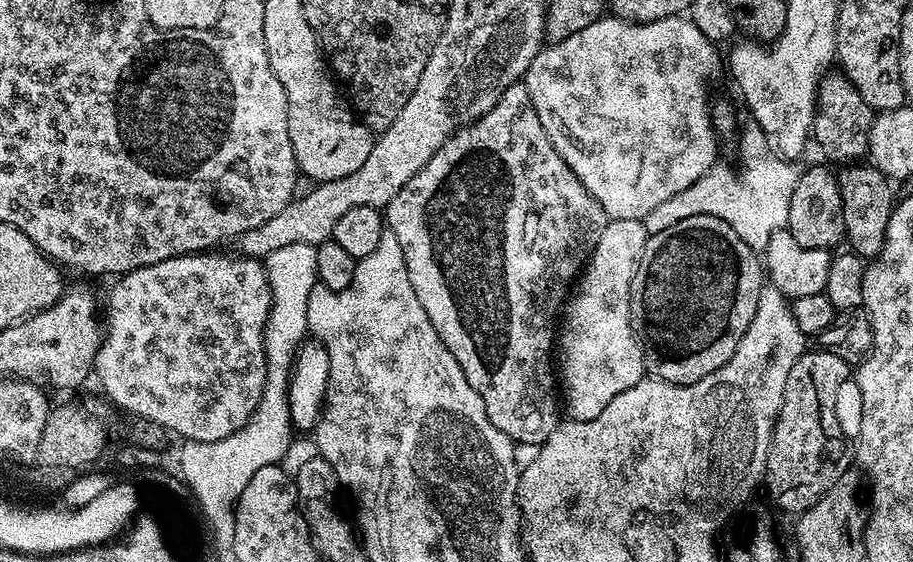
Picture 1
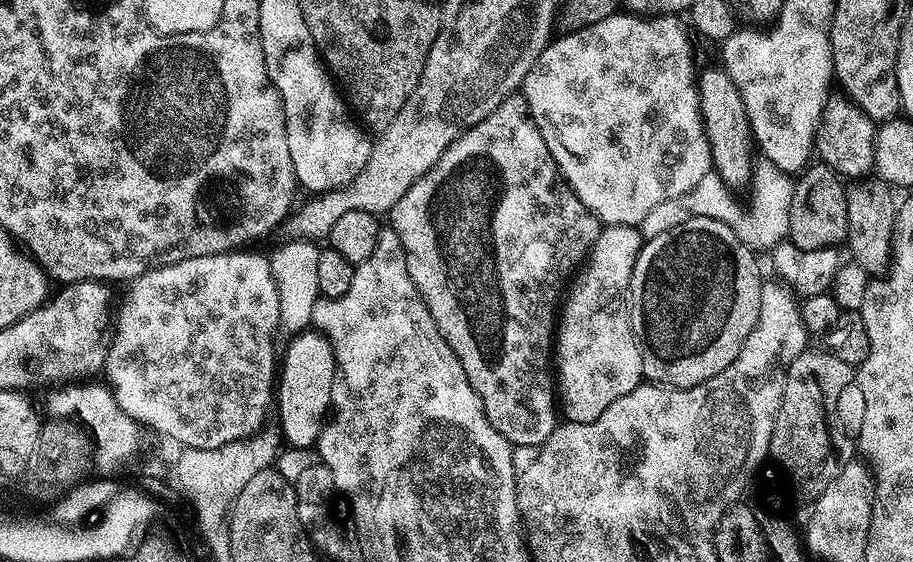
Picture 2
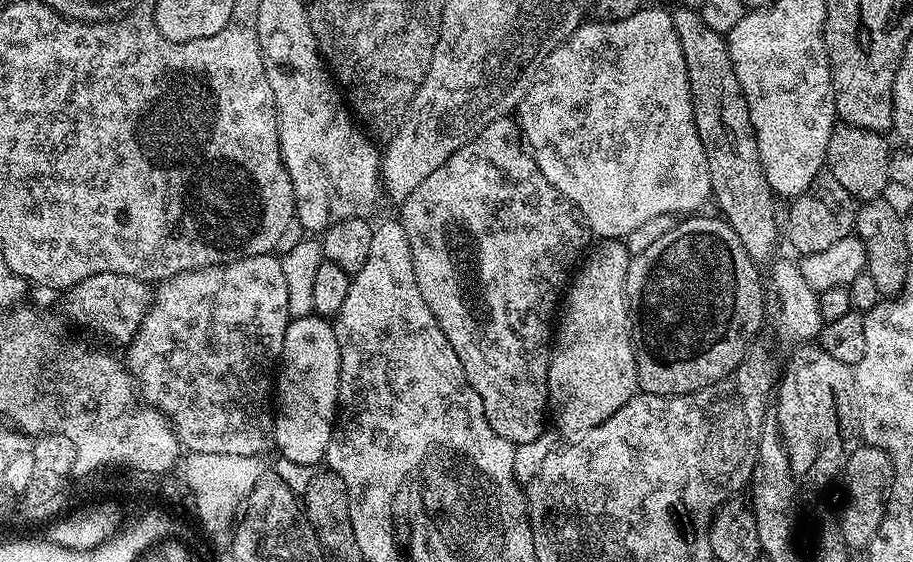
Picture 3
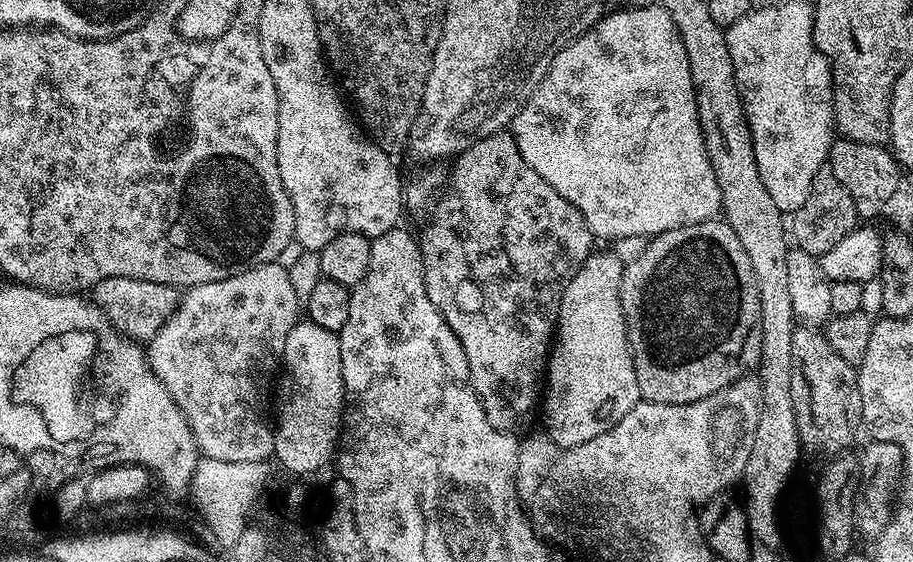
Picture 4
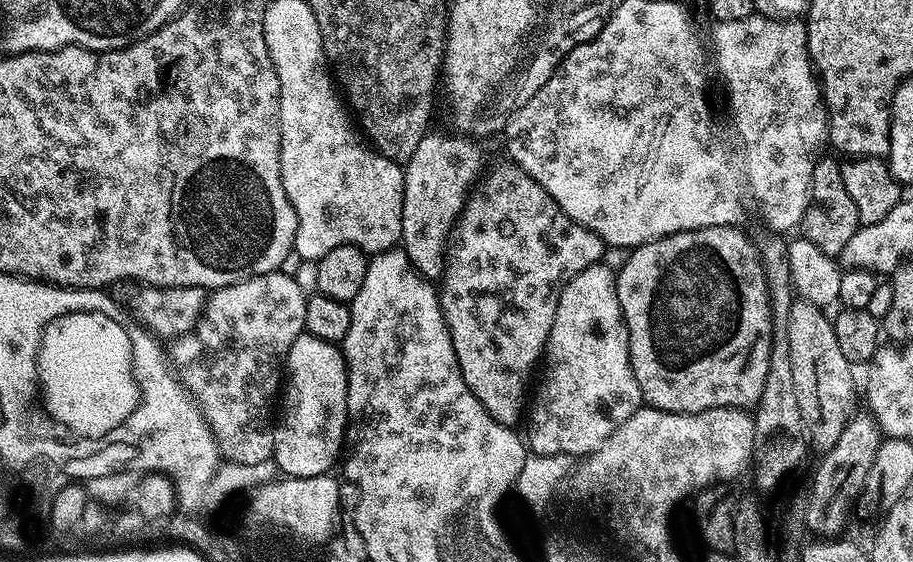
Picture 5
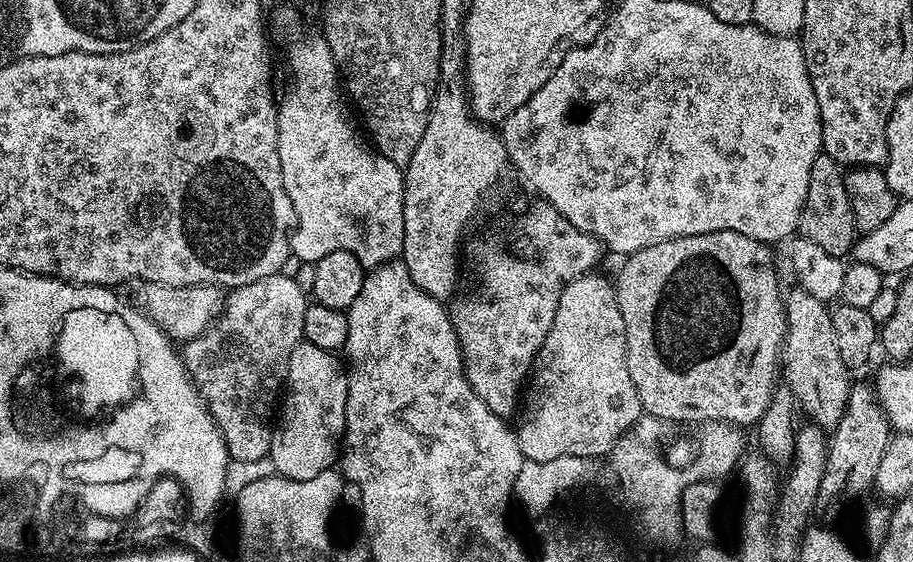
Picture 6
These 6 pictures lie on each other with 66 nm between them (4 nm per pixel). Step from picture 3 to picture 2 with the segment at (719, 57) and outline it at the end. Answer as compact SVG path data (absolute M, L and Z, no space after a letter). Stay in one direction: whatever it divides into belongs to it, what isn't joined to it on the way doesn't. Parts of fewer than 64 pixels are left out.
M723 66L701 67L696 89L700 99L700 117L704 123L704 133L712 155L713 169L728 189L738 190L746 187L747 184L749 187L754 180L754 159L752 160L754 137L746 102L742 102L742 94L738 90L734 77Z

